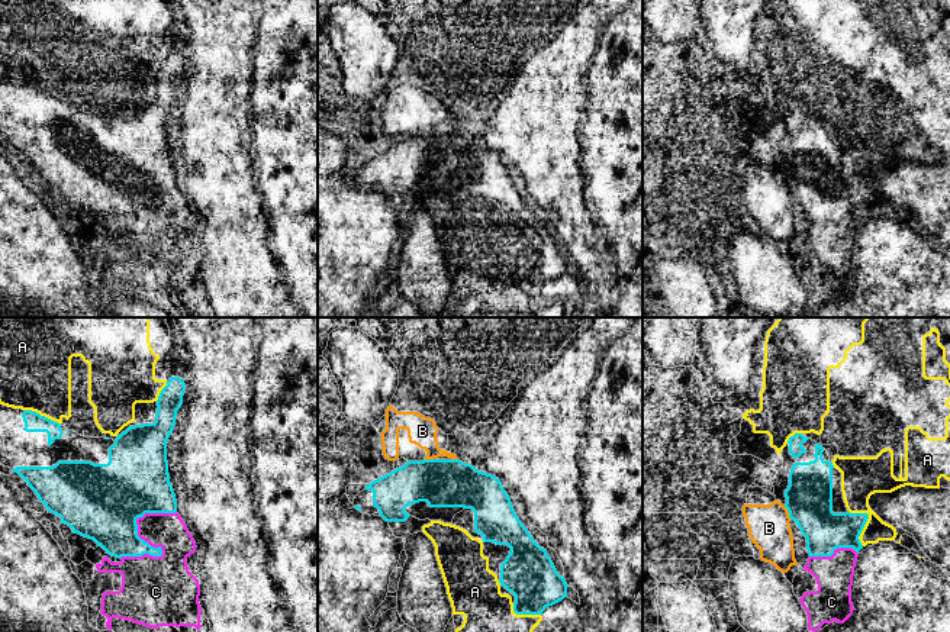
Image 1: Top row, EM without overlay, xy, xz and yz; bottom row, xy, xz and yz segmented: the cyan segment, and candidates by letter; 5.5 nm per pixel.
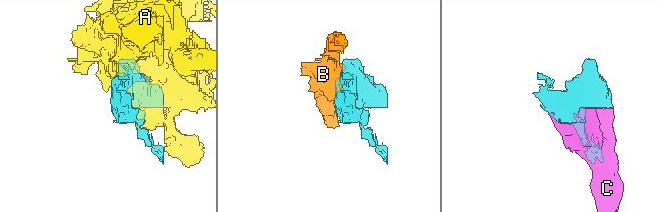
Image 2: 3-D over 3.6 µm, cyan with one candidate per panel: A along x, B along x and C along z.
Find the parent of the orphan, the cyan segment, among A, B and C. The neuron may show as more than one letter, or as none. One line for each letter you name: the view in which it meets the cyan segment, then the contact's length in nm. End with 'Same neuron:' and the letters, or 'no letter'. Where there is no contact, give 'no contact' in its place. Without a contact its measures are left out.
C: xy | 420 nm
Same neuron: C

